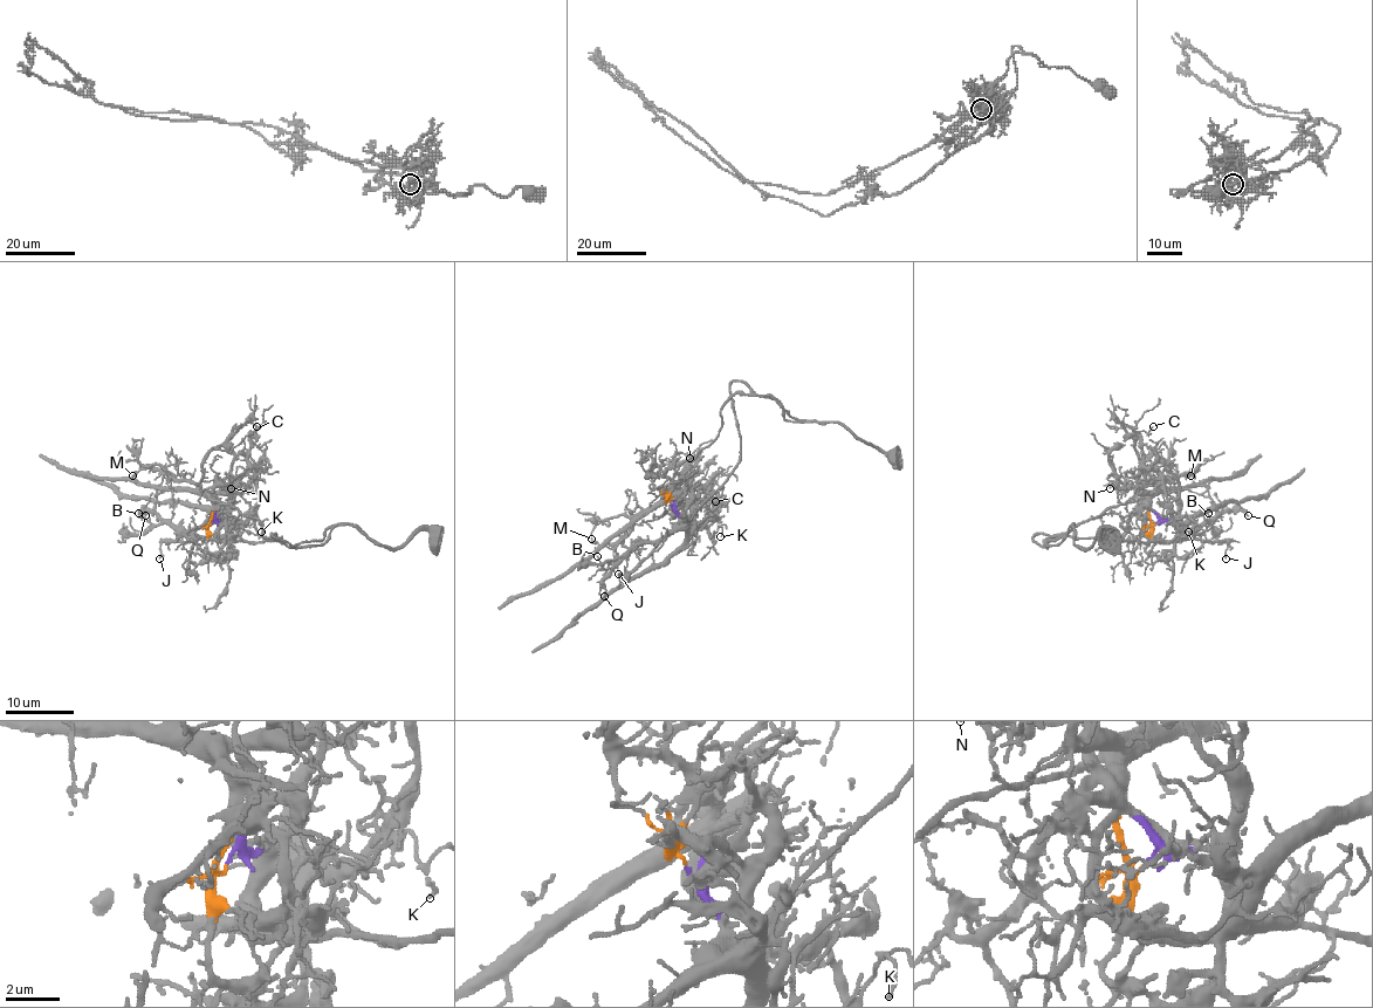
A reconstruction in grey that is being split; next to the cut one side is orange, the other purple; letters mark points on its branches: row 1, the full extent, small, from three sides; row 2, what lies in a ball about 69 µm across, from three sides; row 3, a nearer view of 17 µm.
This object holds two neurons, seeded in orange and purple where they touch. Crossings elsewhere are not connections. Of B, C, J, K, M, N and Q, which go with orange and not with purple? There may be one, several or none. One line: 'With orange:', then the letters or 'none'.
With orange: C, M, N

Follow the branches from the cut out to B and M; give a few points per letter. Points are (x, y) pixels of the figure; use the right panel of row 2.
B: (1157, 523), (1172, 520), (1175, 532), (1187, 537), (1203, 523), (1214, 522), (1215, 516), (1207, 514)
M: (1154, 523), (1150, 516), (1150, 495), (1158, 484), (1188, 474), (1195, 467), (1190, 477)

